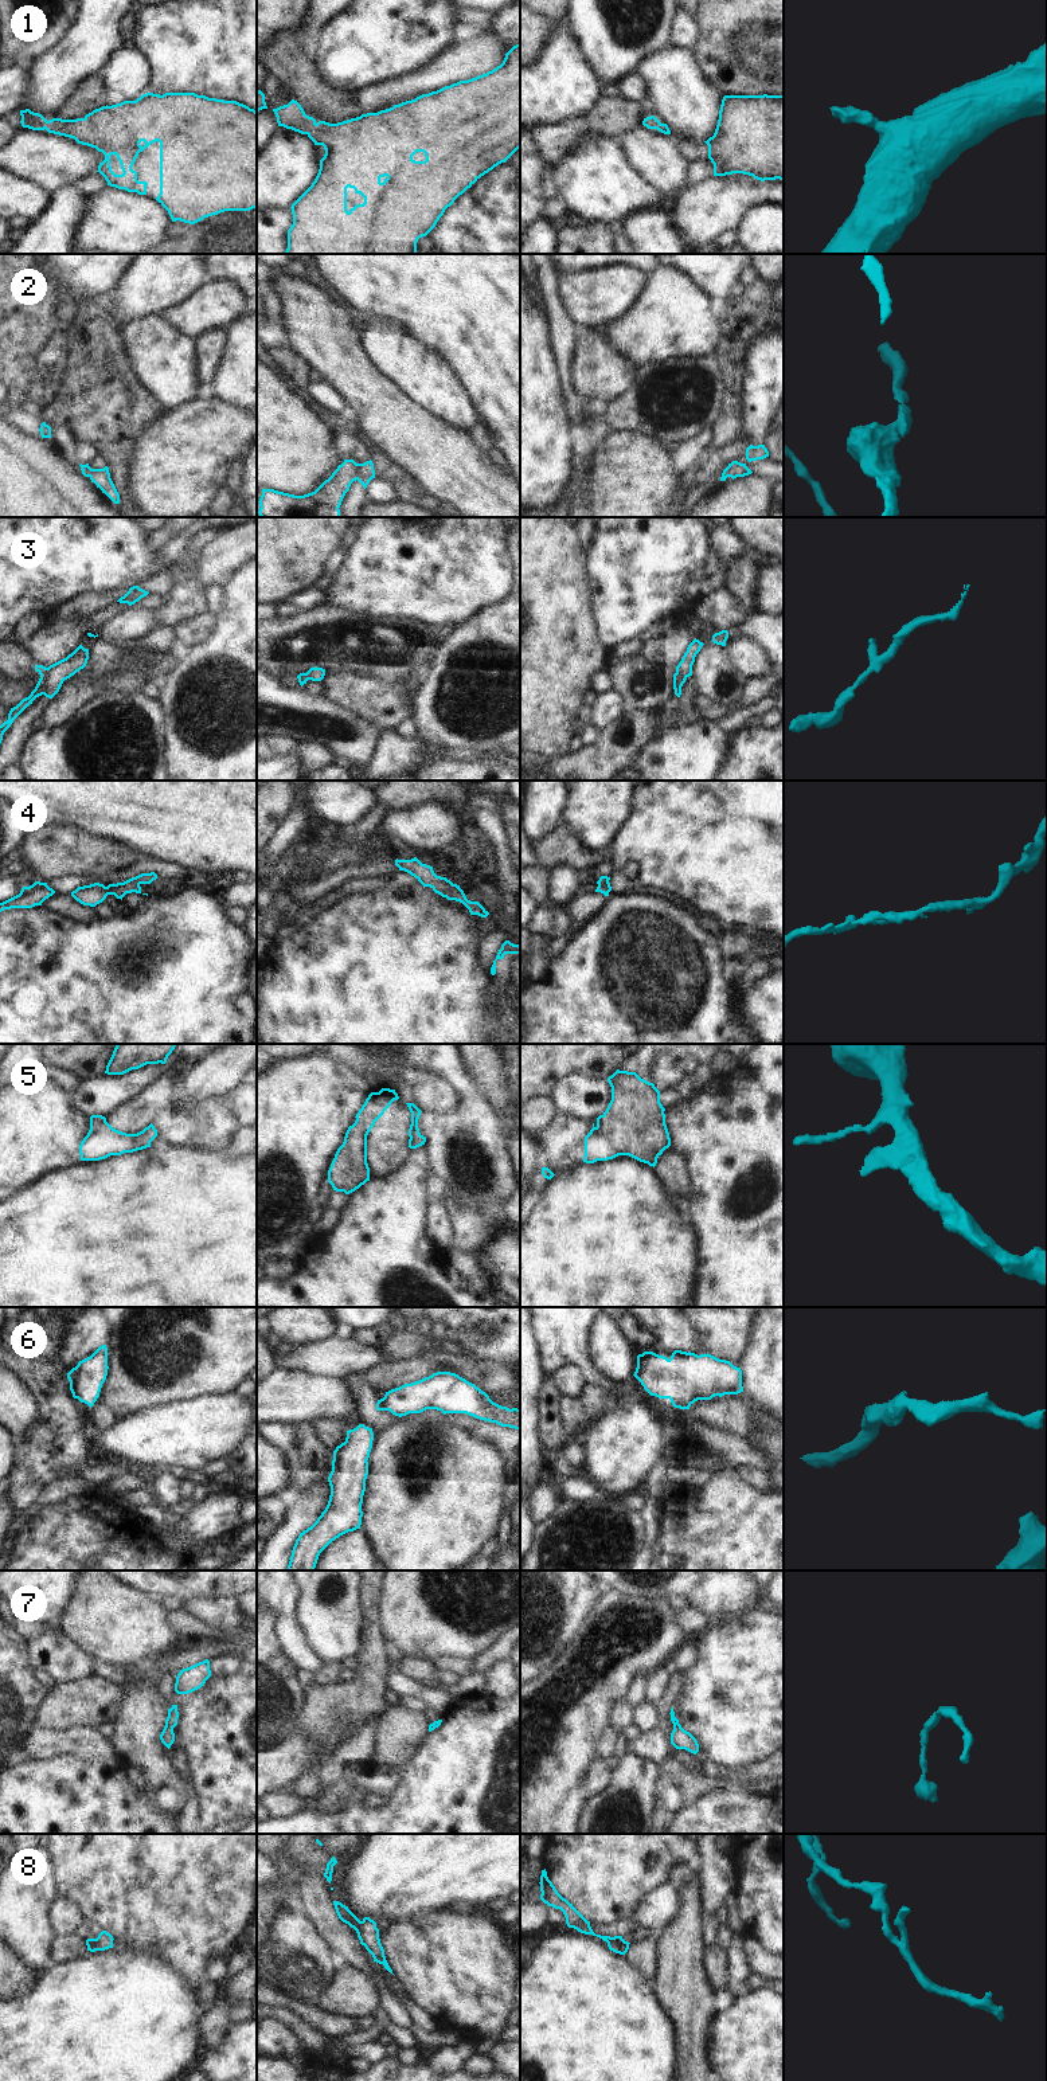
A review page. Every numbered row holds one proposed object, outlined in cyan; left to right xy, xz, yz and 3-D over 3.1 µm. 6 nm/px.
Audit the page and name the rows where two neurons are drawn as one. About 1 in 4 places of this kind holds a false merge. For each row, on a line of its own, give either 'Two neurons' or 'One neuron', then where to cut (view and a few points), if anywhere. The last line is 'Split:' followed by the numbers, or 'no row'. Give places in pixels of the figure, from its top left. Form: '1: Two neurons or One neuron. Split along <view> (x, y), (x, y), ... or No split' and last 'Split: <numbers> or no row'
1: One neuron. No split
2: One neuron. No split
3: Two neurons. Split along xy (47, 668), (42, 693)
4: One neuron. No split
5: One neuron. No split
6: One neuron. No split
7: One neuron. No split
8: One neuron. No split
Split: 3.

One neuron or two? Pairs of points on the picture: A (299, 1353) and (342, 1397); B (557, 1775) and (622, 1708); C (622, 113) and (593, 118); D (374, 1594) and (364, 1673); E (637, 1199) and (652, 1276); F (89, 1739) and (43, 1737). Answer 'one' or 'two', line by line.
A: two
B: two
C: one
D: one
E: one
F: one

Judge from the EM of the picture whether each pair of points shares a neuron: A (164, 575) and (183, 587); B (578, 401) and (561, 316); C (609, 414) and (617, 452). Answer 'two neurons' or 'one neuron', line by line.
A: two neurons
B: one neuron
C: two neurons

